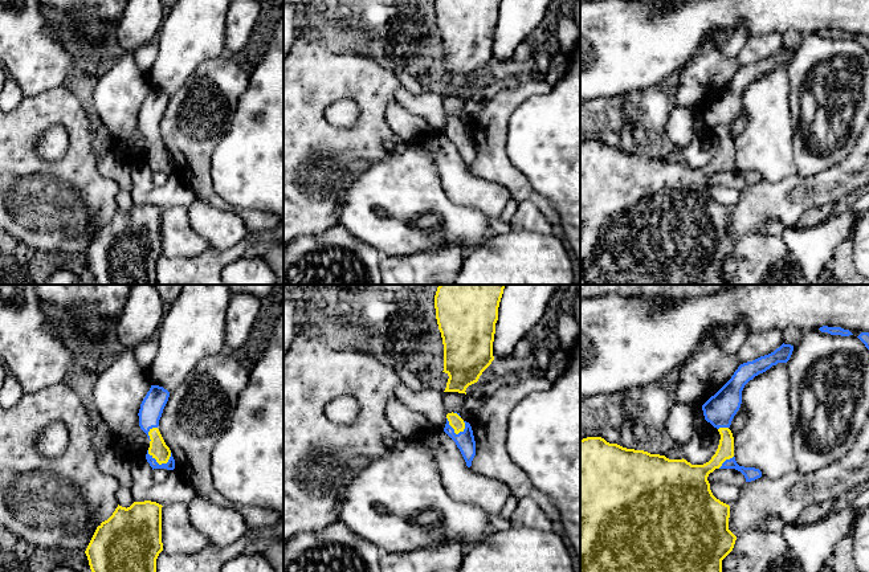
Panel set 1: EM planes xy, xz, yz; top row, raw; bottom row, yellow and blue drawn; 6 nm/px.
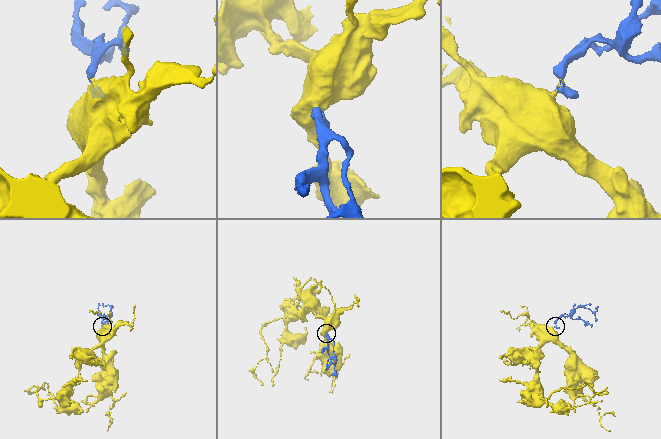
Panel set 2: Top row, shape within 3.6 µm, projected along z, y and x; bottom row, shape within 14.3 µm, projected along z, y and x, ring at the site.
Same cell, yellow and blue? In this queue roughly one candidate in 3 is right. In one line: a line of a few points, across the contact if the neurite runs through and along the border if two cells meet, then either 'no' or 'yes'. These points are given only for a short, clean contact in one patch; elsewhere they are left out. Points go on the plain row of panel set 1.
line xy (158, 152), (159, 167), (170, 168); yes

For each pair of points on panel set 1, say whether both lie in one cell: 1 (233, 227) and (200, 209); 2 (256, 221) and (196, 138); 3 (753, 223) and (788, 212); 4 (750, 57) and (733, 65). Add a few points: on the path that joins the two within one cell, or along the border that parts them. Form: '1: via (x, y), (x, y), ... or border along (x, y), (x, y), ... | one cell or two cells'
1: via (225, 227), (217, 227), (208, 217) | one cell
2: via (231, 208), (220, 204), (203, 187), (196, 163) | one cell
3: via (762, 213), (779, 212) | one cell
4: border along (735, 57), (741, 66) | two cells

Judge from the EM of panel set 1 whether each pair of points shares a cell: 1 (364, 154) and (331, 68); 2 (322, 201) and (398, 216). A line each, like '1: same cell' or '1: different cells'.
1: same cell
2: different cells

